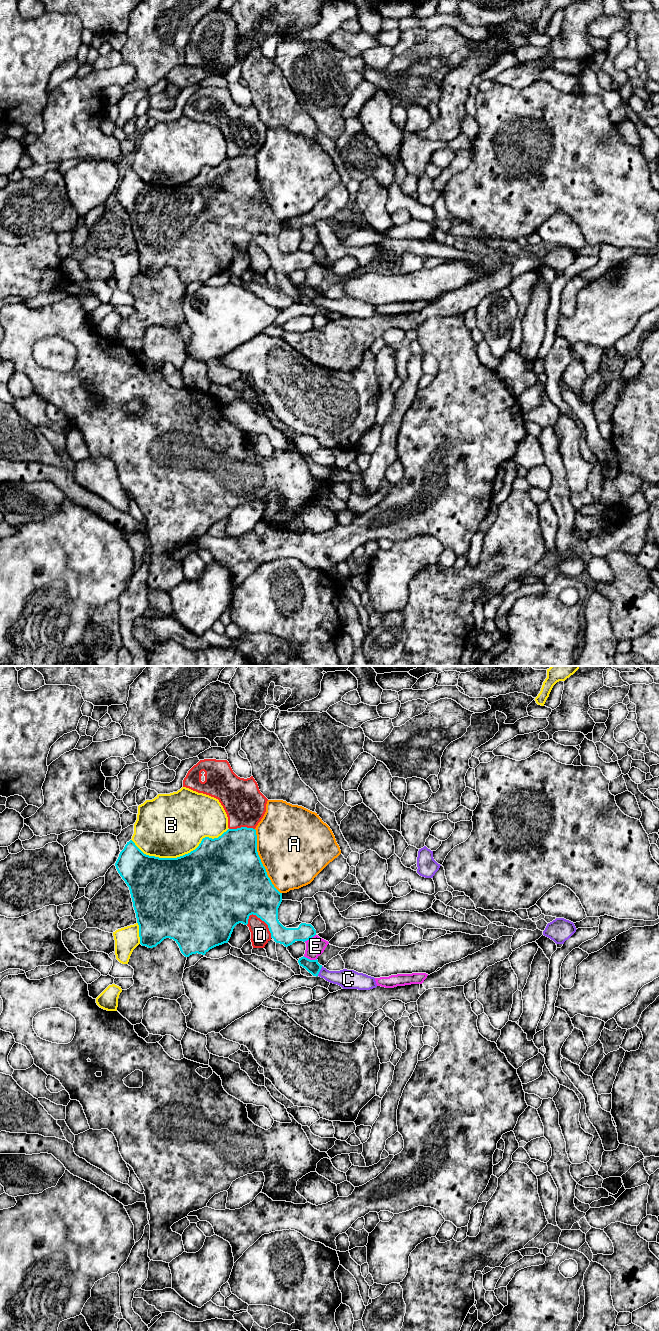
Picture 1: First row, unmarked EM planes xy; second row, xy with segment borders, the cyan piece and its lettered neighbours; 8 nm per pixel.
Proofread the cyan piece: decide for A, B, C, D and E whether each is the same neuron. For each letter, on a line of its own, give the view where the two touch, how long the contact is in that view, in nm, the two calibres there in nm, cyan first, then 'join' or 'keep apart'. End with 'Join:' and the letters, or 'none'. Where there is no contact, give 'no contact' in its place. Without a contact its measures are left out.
A: contact in xy; length 550 nm; calibres 500 and 480 nm; keep apart
B: contact in xy; length 800 nm; calibres 500 and 500 nm; keep apart
C: contact in xy; length 90 nm; calibres 110 and 160 nm; join
D: contact in xy; length 260 nm; calibres 320 and 160 nm; keep apart
E: contact in xy; length 110 nm; calibres 110 and 160 nm; keep apart
Join: C

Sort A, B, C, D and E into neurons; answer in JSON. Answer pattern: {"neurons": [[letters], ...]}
{"neurons": [["A"], ["B"], ["C"], ["D"], ["E"]]}

